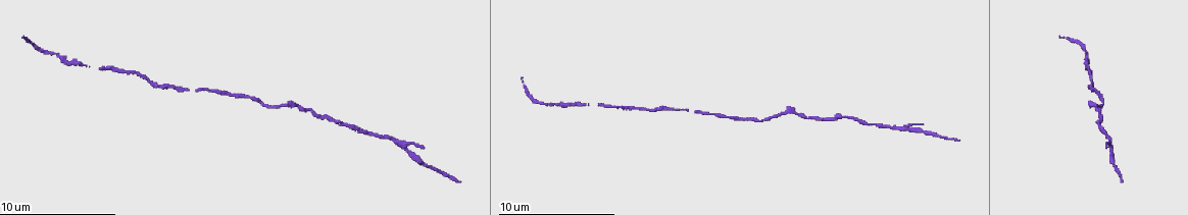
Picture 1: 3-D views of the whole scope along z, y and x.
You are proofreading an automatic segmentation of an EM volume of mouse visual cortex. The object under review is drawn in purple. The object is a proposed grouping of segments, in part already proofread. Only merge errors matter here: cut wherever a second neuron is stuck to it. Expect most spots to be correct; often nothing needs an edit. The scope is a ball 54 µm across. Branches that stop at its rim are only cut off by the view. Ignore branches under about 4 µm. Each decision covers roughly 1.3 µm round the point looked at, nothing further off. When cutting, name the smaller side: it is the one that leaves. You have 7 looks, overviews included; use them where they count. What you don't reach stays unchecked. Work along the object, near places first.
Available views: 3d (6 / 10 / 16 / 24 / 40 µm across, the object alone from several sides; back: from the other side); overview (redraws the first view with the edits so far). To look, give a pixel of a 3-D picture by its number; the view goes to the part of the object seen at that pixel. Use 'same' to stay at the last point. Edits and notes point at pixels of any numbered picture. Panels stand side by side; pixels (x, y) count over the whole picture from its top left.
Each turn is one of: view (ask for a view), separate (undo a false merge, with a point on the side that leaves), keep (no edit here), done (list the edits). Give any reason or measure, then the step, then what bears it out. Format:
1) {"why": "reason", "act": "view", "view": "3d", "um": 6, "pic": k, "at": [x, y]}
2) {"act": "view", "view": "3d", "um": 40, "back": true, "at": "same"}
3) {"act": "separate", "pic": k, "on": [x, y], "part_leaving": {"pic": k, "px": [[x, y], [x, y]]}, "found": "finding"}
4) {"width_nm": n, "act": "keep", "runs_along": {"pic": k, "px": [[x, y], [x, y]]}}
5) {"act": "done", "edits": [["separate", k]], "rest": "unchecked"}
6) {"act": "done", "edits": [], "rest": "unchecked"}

{"why": "calibre changes", "act": "view", "view": "3d", "um": 6, "pic": 1, "at": [208, 89]}

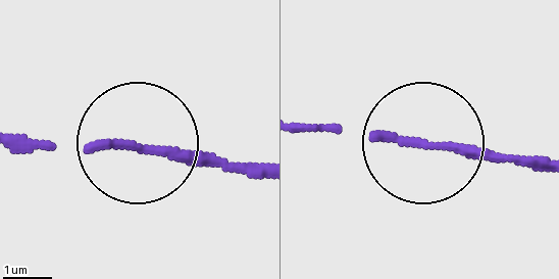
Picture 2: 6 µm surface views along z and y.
{"act": "keep", "runs_along": {"pic": 2, "px": [[258, 176], [124, 143], [14, 143]]}, "found": "all the same neuron"}

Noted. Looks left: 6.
{"why": "thick turns thin", "act": "view", "view": "3d", "um": 10, "pic": 1, "at": [108, 66]}

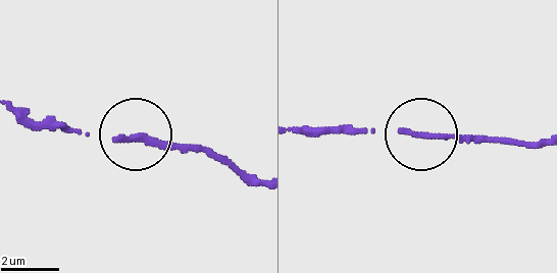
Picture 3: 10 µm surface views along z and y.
{"act": "view", "view": "3d", "um": 6, "pic": 3, "at": [423, 134]}

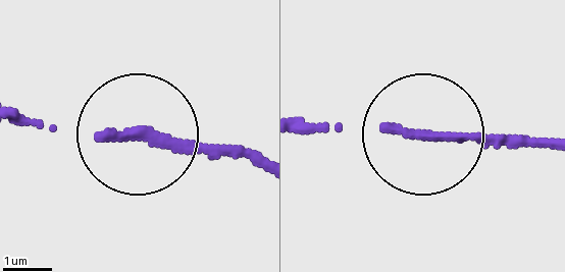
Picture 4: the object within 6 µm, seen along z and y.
{"width_nm": 270, "act": "keep", "runs_along": {"pic": 4, "px": [[257, 161], [13, 125]]}, "found": "one neuron here"}

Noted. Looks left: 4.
{"act": "view", "view": "3d", "um": 10, "pic": 1, "at": [883, 126]}

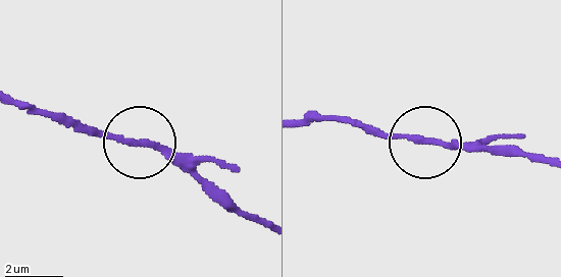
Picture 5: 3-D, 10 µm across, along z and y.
{"act": "keep", "runs_along": {"pic": 5, "px": [[300, 120], [344, 116], [423, 145], [502, 145]]}, "found": "all the same neuron"}

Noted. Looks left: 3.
{"why": "a narrow waist", "act": "view", "view": "3d", "um": 10, "pic": 1, "at": [313, 112]}

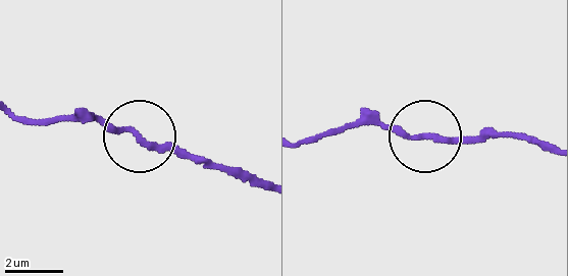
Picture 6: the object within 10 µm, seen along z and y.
{"act": "keep", "found": "all the same neuron"}

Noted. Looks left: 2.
{"act": "done", "edits": [], "rest": "unchecked"}

